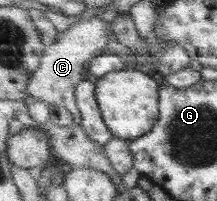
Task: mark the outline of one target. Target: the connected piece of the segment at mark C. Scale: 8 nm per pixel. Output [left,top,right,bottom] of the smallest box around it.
[26,16,113,124]

